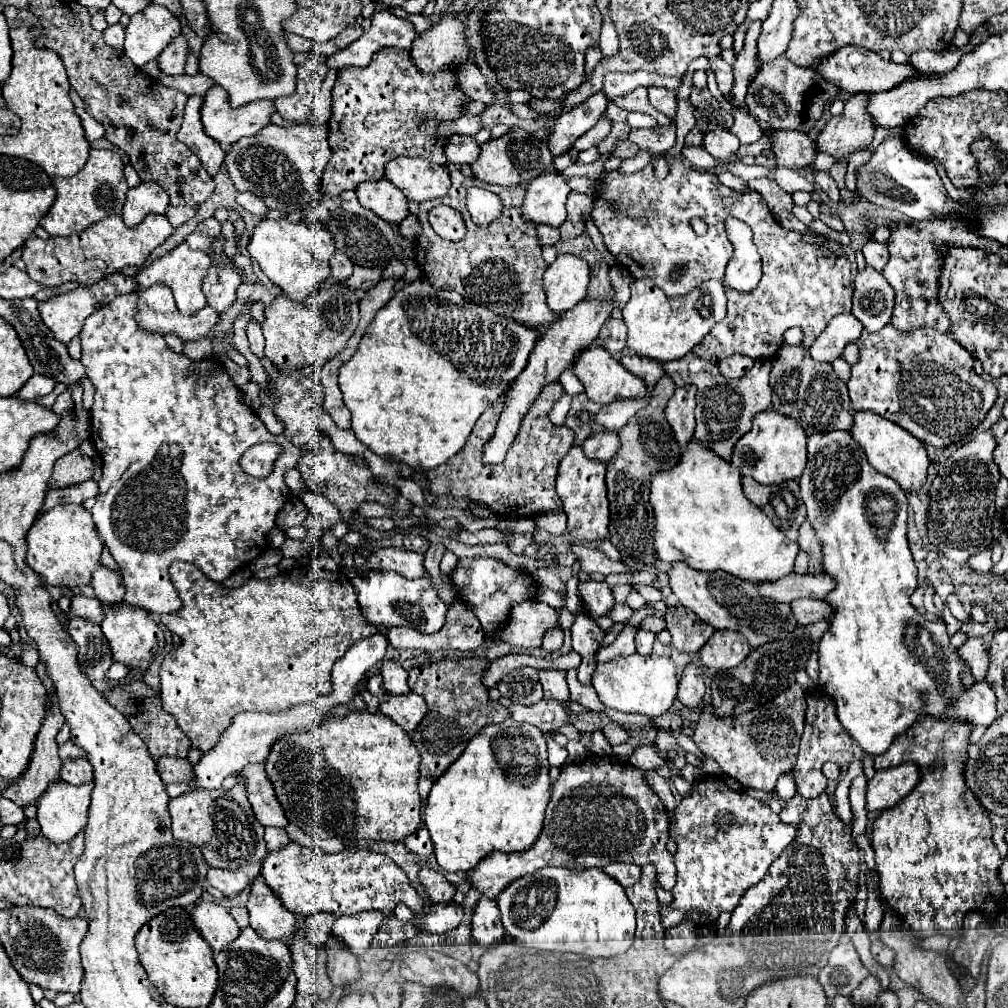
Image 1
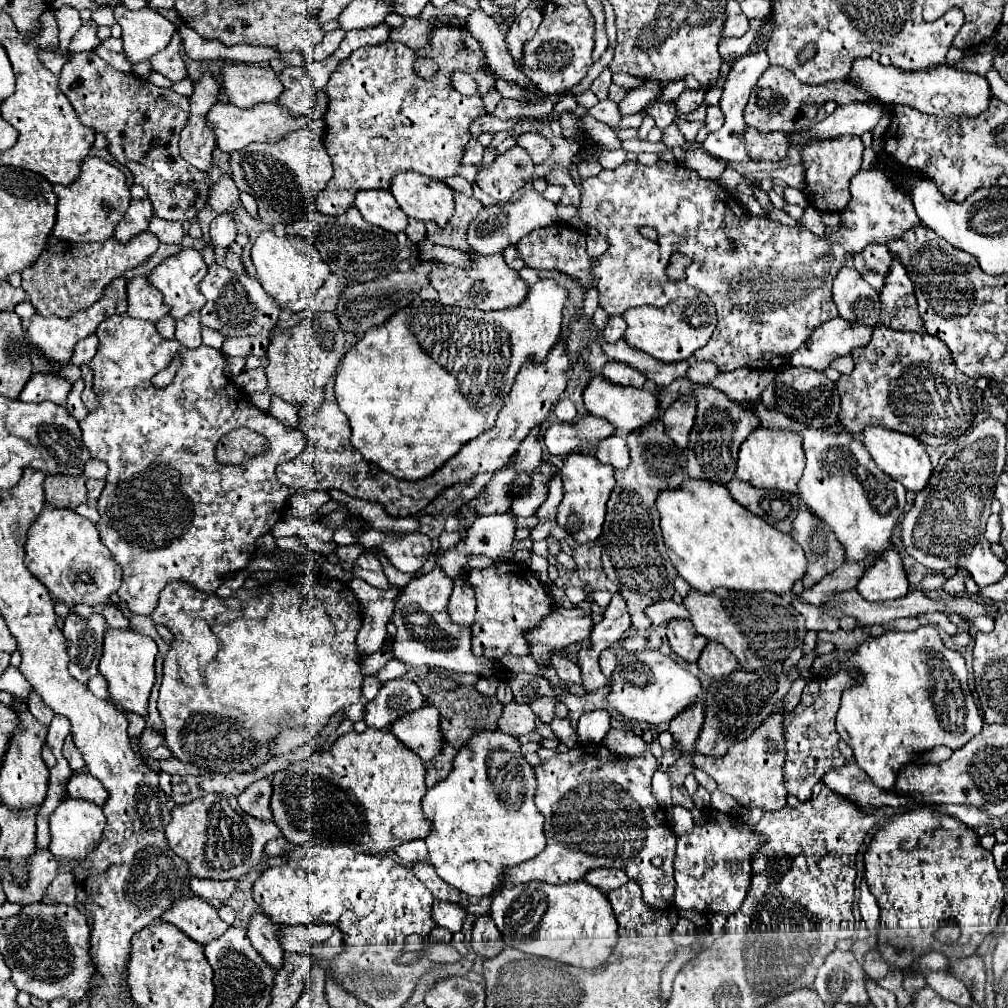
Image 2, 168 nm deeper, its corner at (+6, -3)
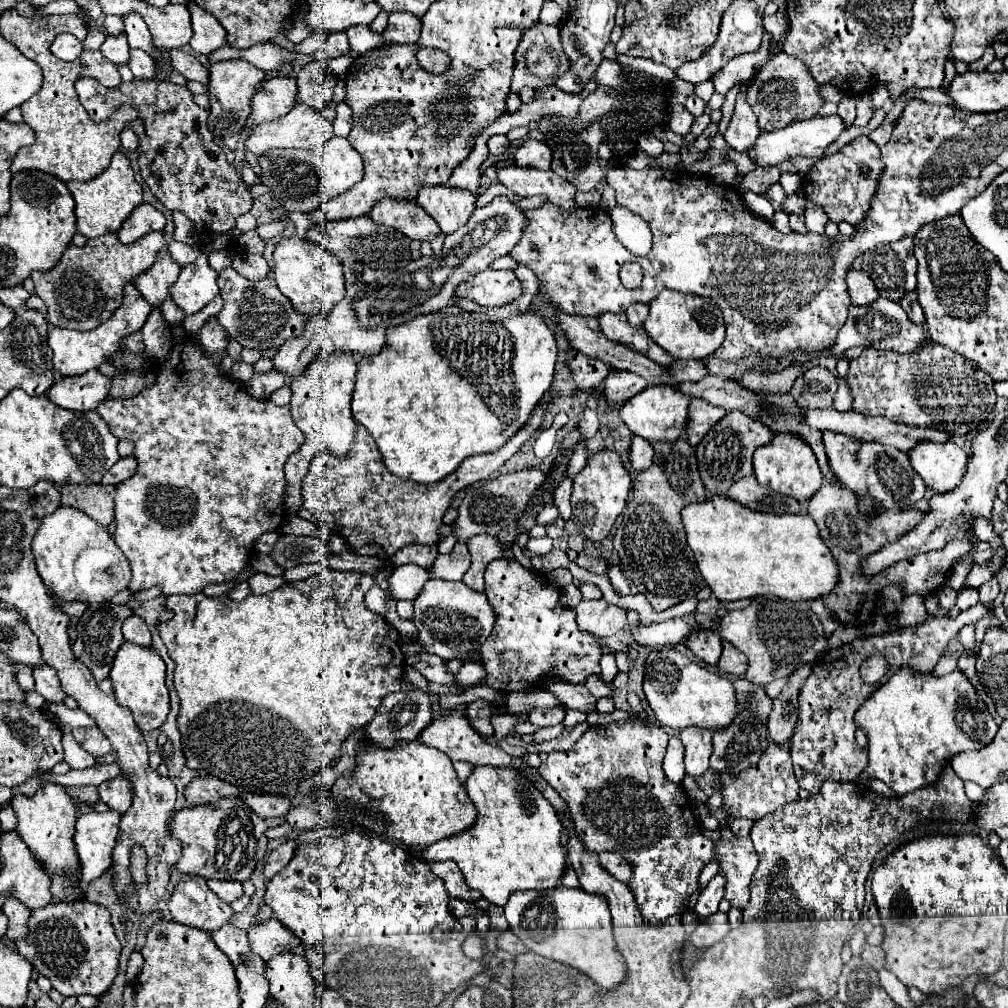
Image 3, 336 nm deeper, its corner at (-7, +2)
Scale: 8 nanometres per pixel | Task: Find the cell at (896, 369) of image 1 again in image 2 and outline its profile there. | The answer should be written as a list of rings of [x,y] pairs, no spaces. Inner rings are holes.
[[[877,325],[875,335],[871,335],[871,343],[867,343],[867,347],[855,349],[851,355],[855,361],[853,373],[841,375],[835,383],[841,395],[839,421],[851,435],[859,435],[869,425],[883,425],[891,431],[911,435],[919,439],[923,445],[939,447],[963,435],[981,407],[983,391],[975,385],[975,379],[963,375],[955,367],[955,361],[951,359],[951,351],[947,351],[947,345],[941,339],[927,335],[927,331],[905,333]]]

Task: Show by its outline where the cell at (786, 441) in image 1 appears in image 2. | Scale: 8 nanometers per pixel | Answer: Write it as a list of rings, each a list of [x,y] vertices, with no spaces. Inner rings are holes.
[[[757,427],[739,449],[735,477],[763,489],[777,489],[797,493],[797,483],[805,469],[805,455],[801,449],[801,437],[795,431],[763,431]]]

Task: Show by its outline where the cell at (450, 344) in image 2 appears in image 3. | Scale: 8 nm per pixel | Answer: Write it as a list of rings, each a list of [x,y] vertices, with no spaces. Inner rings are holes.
[[[446,306],[444,310],[438,310],[434,314],[418,316],[406,324],[390,328],[386,346],[380,350],[380,354],[360,360],[358,374],[356,374],[356,388],[354,388],[352,404],[350,404],[352,416],[356,418],[356,422],[360,422],[372,434],[372,438],[376,440],[376,444],[384,456],[384,464],[392,474],[396,474],[404,480],[432,484],[432,482],[438,482],[438,480],[446,478],[448,474],[452,474],[462,464],[464,458],[496,452],[500,446],[504,446],[528,422],[530,412],[538,406],[538,402],[550,390],[552,376],[554,376],[554,364],[556,364],[556,340],[554,340],[552,330],[544,324],[544,320],[538,314],[524,312],[524,314],[506,318],[506,320],[494,320],[482,312],[466,312],[458,306]]]

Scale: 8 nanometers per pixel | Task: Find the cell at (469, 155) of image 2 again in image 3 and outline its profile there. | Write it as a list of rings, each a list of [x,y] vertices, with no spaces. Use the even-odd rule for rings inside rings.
[[[492,136],[492,138],[488,140],[488,150],[490,150],[490,154],[496,156],[496,158],[498,158],[498,156],[504,156],[508,148],[510,148],[508,136]]]

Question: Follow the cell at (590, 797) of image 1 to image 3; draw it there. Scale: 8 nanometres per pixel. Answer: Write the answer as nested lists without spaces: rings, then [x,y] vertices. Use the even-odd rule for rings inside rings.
[[[630,716],[626,722],[610,722],[604,726],[590,726],[574,744],[572,750],[554,750],[548,754],[546,762],[540,764],[538,774],[564,798],[570,816],[576,826],[576,834],[592,852],[620,852],[628,864],[634,868],[628,886],[640,906],[644,922],[650,926],[662,924],[666,918],[682,914],[692,896],[700,890],[700,872],[716,856],[716,846],[710,838],[702,834],[702,826],[696,828],[696,816],[692,812],[690,800],[680,784],[666,778],[662,770],[662,758],[666,754],[668,734],[662,726],[650,724],[640,716]]]

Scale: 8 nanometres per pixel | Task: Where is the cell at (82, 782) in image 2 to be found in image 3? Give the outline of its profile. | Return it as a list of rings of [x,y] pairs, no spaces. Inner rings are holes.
[[[118,776],[114,780],[108,780],[98,786],[100,800],[108,804],[108,808],[118,810],[118,814],[124,814],[132,804],[132,782]]]

